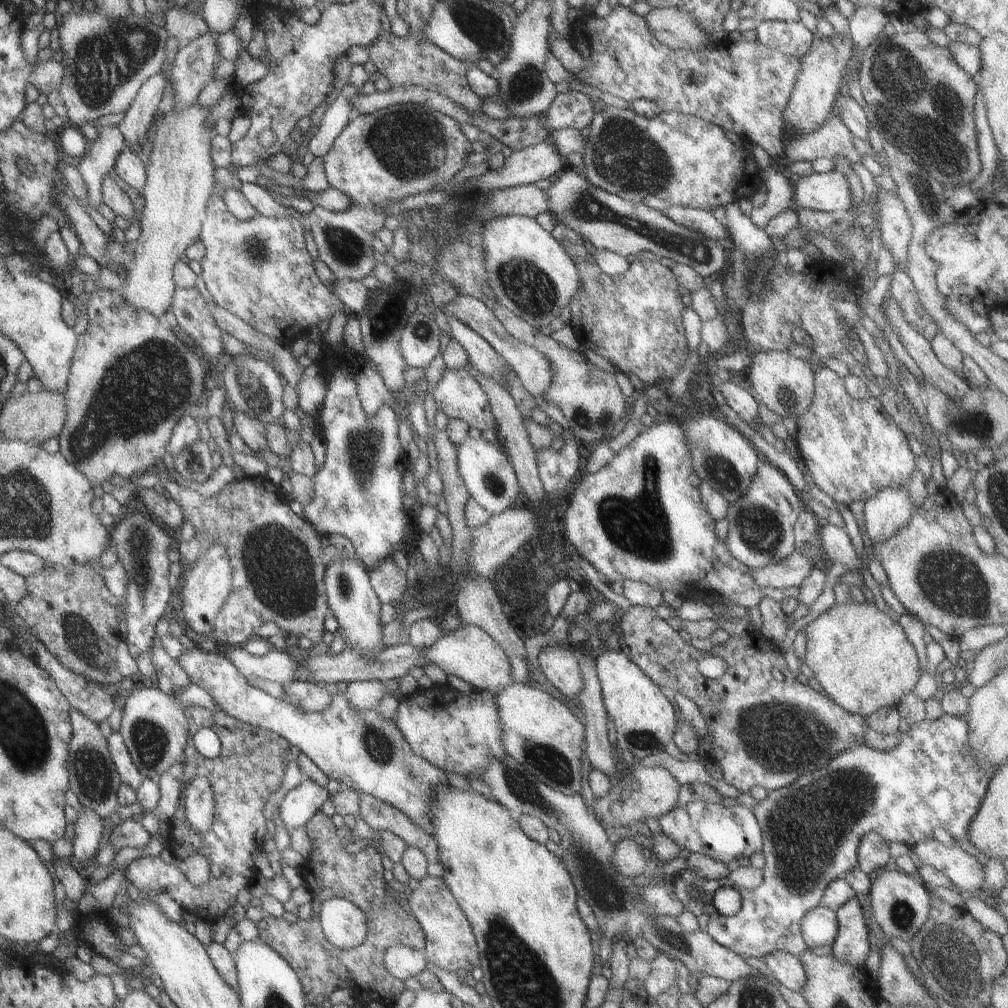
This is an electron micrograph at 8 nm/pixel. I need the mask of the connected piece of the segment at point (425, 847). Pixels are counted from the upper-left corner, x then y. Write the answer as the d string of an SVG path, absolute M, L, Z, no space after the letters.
M358 793L358 816L373 831L391 832L397 836L406 846L417 848L425 858L426 875L433 878L441 878L441 864L437 860L437 844L423 828L413 824L403 812L400 812L373 796L366 793Z

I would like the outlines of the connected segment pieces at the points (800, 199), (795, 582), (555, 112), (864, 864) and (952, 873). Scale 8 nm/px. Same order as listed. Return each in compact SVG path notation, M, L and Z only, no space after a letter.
M839 170L826 174L811 171L793 184L792 206L813 211L847 212L852 204L852 195L847 180Z
M793 551L777 564L747 568L747 574L757 587L792 588L800 586L812 566L805 556Z
M562 91L547 109L540 114L545 130L569 127L580 131L591 123L595 114L593 101L585 94L574 91Z
M865 832L857 844L857 867L872 876L875 870L891 864L888 843L877 832Z
M928 839L911 847L921 862L946 876L954 890L962 895L977 894L983 883L982 865L959 846L945 846Z

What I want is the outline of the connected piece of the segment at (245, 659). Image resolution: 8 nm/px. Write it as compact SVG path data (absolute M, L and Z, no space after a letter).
M228 646L221 655L245 679L261 678L285 686L295 678L295 662L286 650L271 649L263 656L251 656L242 646Z

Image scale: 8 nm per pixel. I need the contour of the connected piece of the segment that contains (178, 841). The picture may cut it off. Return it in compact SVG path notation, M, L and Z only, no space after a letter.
M183 706L188 738L206 727L215 732L220 741L220 752L214 758L203 757L193 749L191 742L182 751L183 774L181 785L187 786L193 778L207 778L213 794L213 822L207 832L195 832L187 820L180 804L170 821L170 835L175 848L174 857L183 861L189 854L203 854L209 862L210 881L202 887L188 883L183 872L173 865L164 866L158 857L148 855L133 860L125 867L124 878L140 895L163 892L175 900L186 912L210 925L225 921L224 915L239 890L248 888L257 879L251 854L268 846L263 839L270 828L263 818L262 810L269 795L275 794L281 785L288 764L290 745L273 732L240 722L215 710L195 706Z

